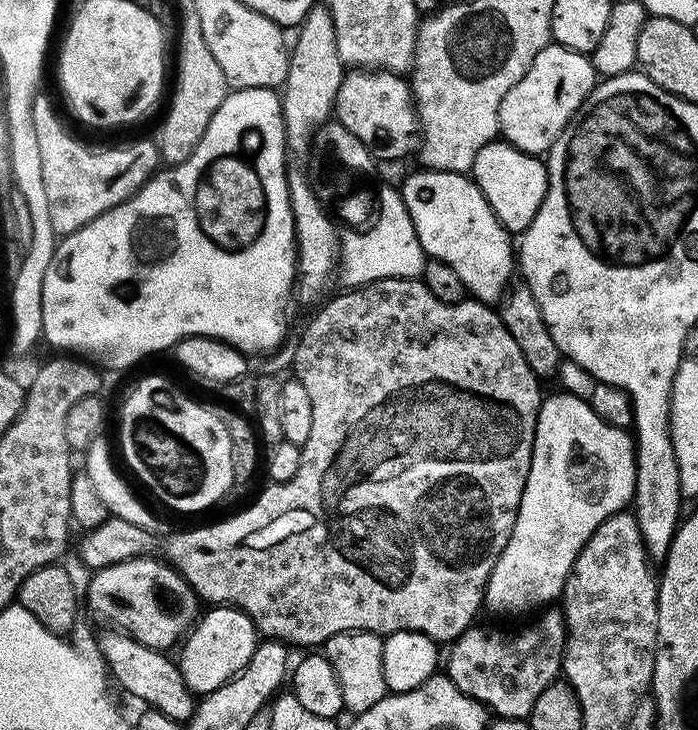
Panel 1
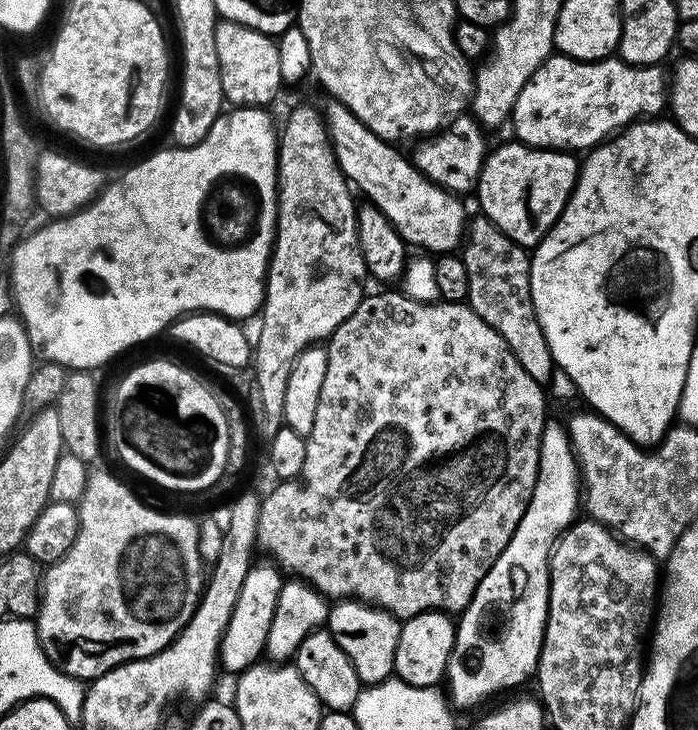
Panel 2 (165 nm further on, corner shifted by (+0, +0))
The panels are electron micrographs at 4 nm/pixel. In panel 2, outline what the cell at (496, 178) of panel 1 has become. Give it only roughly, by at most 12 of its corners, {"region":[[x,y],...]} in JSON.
{"region":[[511,142],[484,158],[479,211],[533,249],[576,185],[564,150]]}

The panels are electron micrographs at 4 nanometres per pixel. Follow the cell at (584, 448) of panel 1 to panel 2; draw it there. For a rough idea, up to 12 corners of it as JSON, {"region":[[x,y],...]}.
{"region":[[565,425],[506,550],[458,616],[457,709],[518,687],[544,645],[552,546],[582,508]]}

